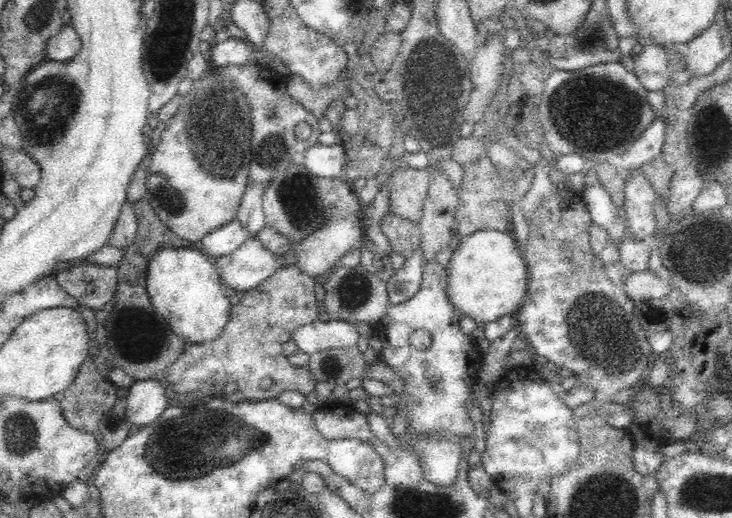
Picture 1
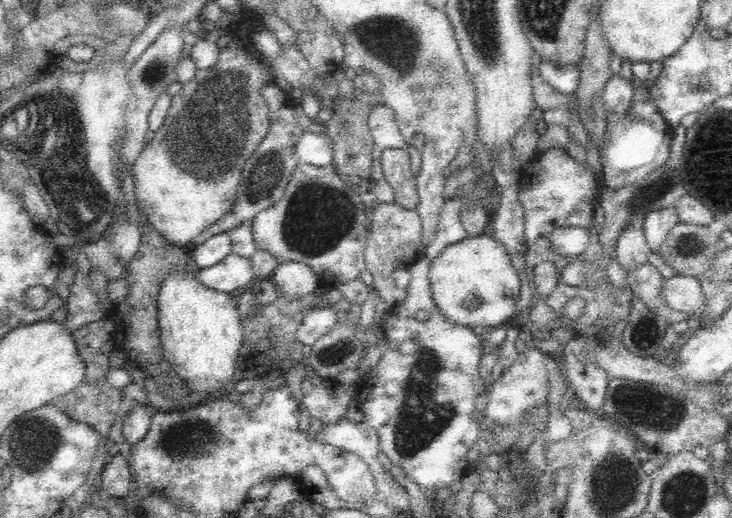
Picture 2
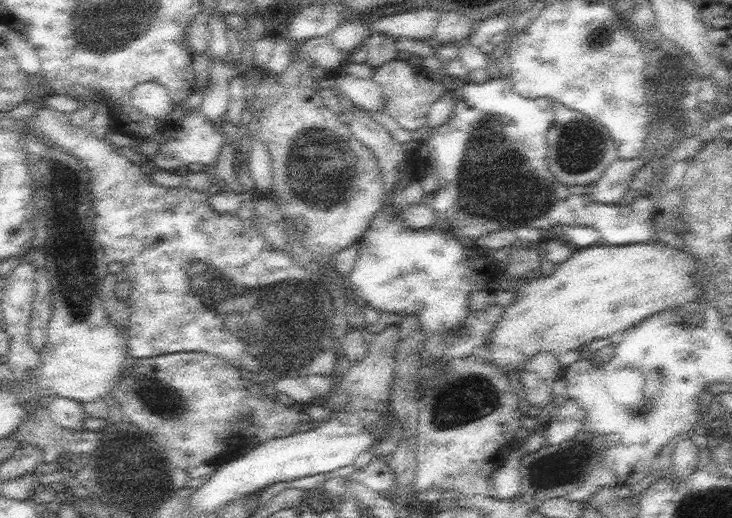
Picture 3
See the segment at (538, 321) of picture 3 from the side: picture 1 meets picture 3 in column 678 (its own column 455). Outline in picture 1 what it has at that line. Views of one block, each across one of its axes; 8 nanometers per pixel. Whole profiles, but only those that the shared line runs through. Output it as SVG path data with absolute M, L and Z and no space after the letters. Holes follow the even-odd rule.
M474 232L454 250L448 272L448 300L460 316L470 316L476 324L490 324L502 316L516 316L528 294L528 268L522 260L522 248L512 232Z

